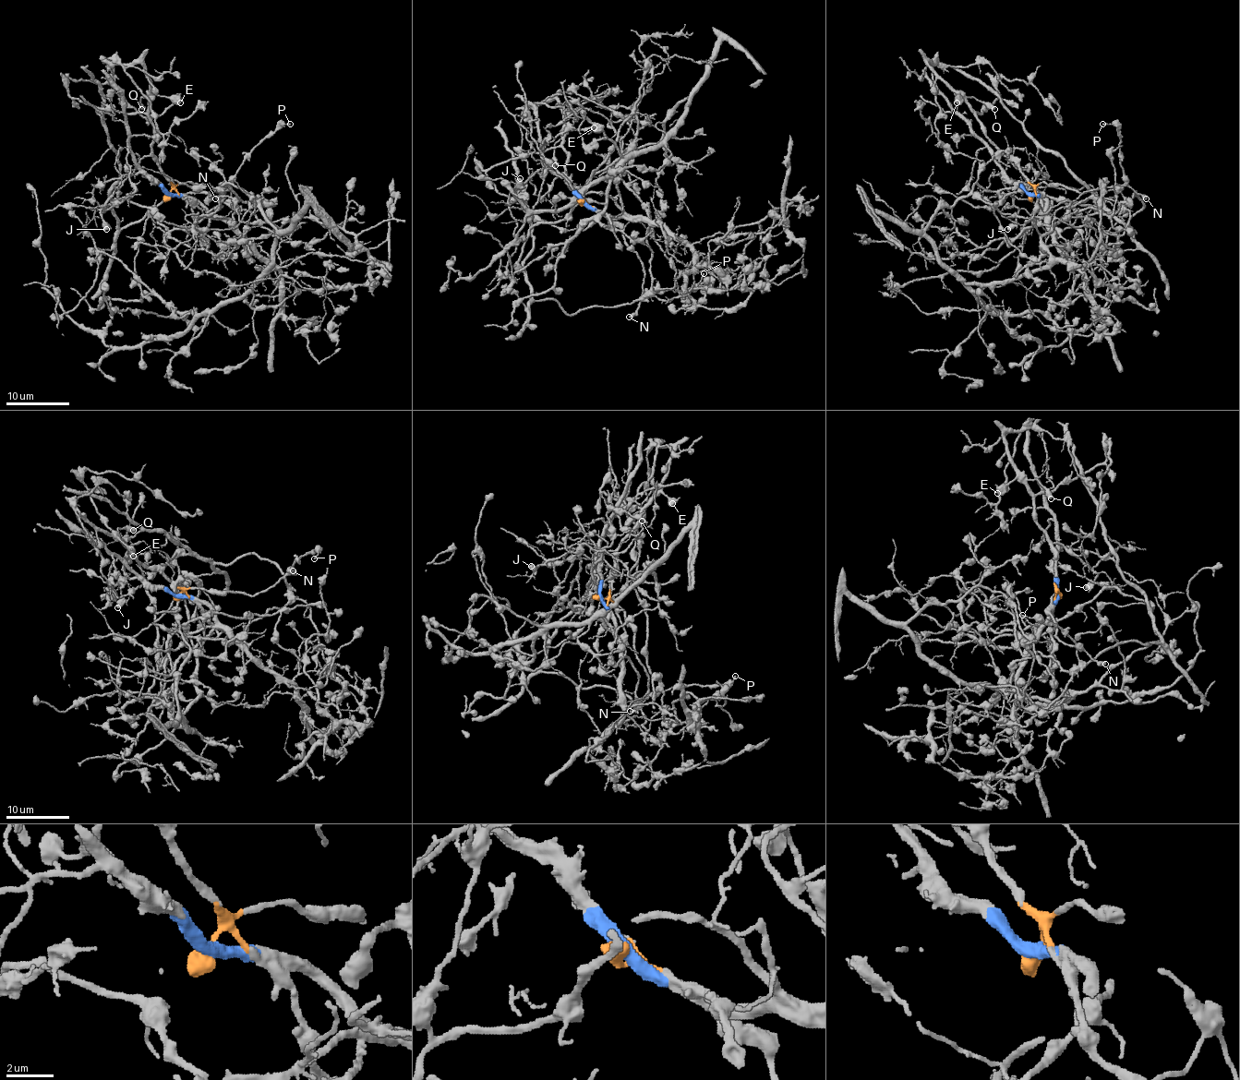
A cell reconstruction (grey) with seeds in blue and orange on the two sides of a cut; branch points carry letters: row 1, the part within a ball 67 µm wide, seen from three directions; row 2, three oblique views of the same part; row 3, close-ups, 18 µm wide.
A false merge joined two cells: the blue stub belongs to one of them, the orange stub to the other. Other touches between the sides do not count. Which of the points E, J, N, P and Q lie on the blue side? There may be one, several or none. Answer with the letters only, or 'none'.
J

